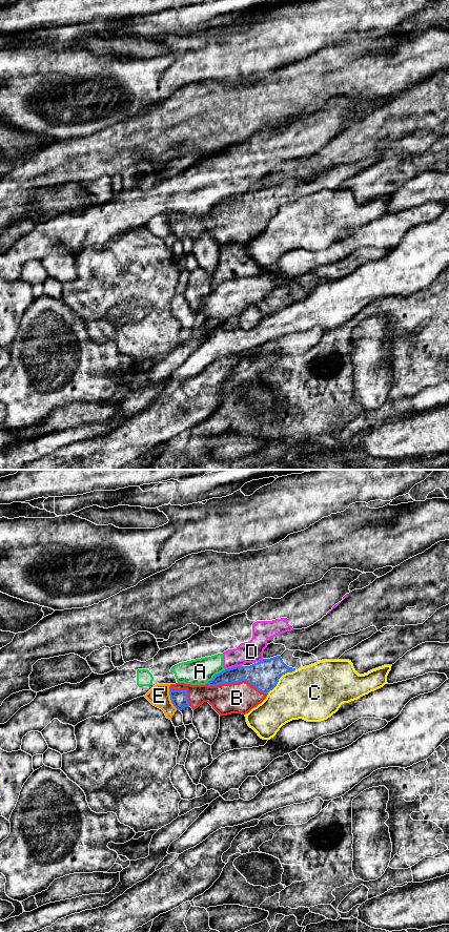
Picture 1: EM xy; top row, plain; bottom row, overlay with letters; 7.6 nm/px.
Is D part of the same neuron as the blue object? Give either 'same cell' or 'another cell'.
another cell

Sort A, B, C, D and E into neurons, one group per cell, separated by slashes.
A D / B / C / E

